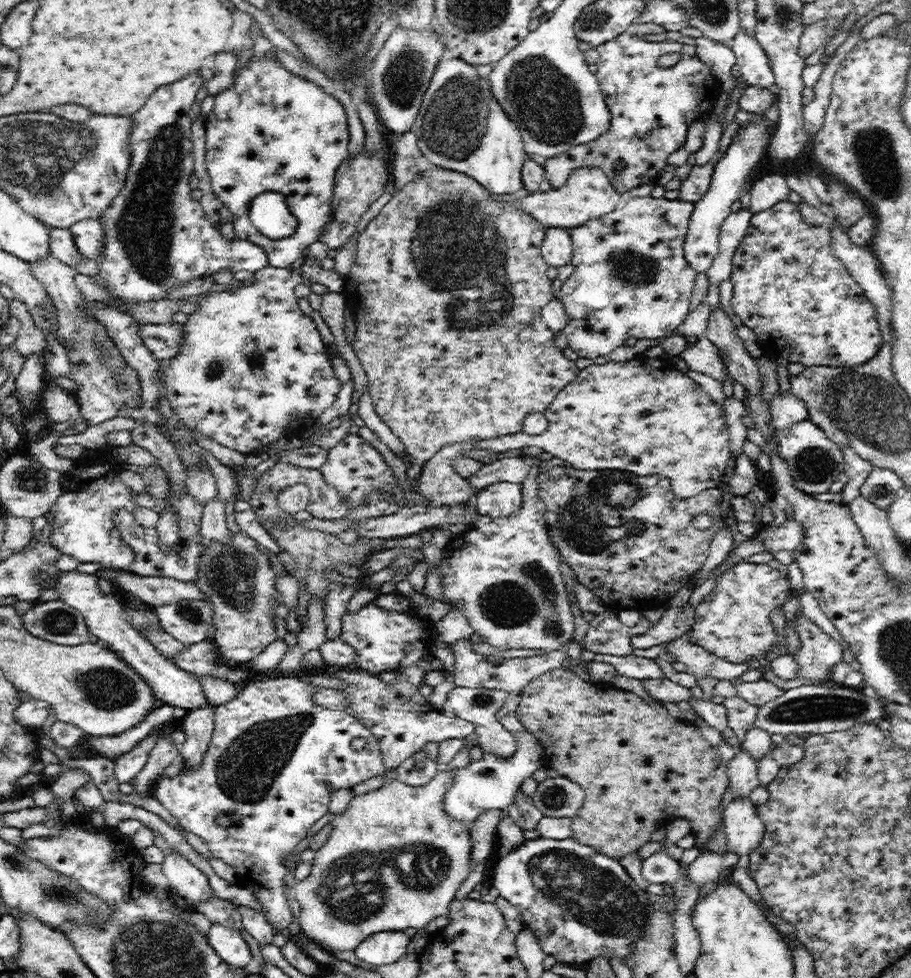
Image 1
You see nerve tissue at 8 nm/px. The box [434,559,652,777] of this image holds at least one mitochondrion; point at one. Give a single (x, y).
(482, 700)

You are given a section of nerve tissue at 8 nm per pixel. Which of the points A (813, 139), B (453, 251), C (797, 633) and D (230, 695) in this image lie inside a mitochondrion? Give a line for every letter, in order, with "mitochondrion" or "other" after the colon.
A: other
B: mitochondrion
C: other
D: other

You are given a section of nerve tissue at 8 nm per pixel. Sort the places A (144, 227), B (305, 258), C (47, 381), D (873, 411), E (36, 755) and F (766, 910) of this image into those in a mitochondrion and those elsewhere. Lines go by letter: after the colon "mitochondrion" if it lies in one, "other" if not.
A: mitochondrion
B: other
C: other
D: mitochondrion
E: other
F: other

